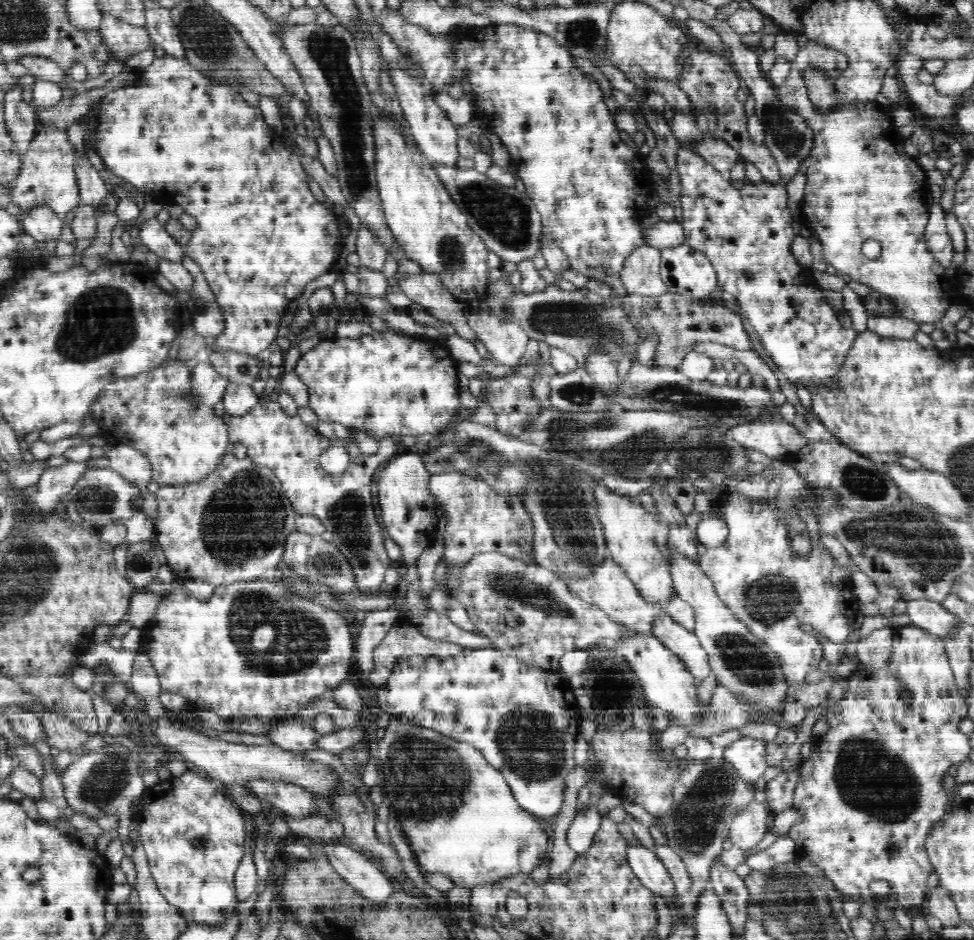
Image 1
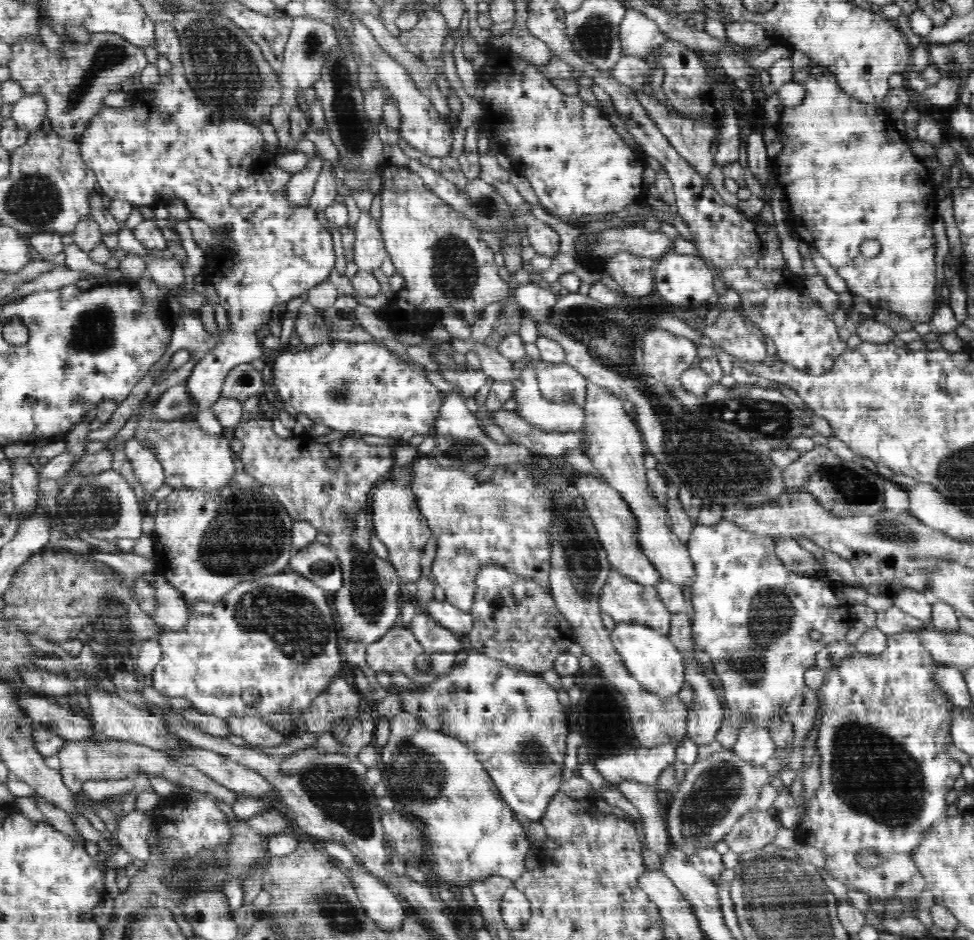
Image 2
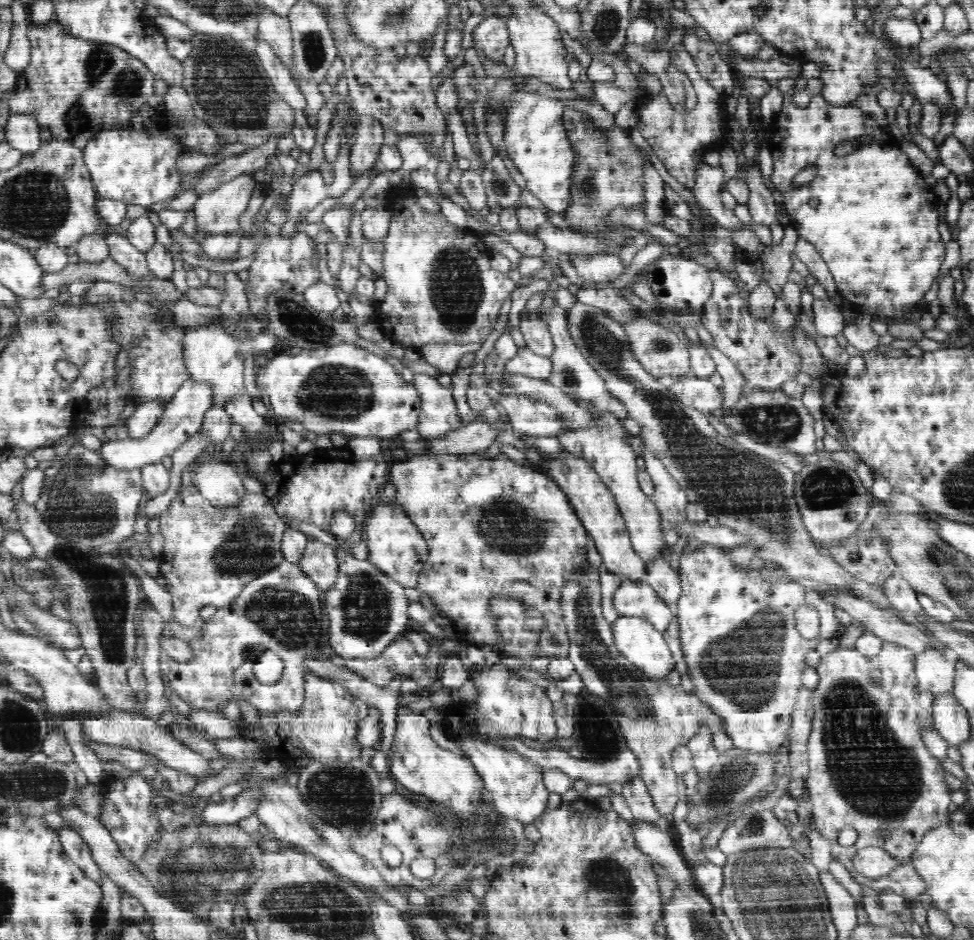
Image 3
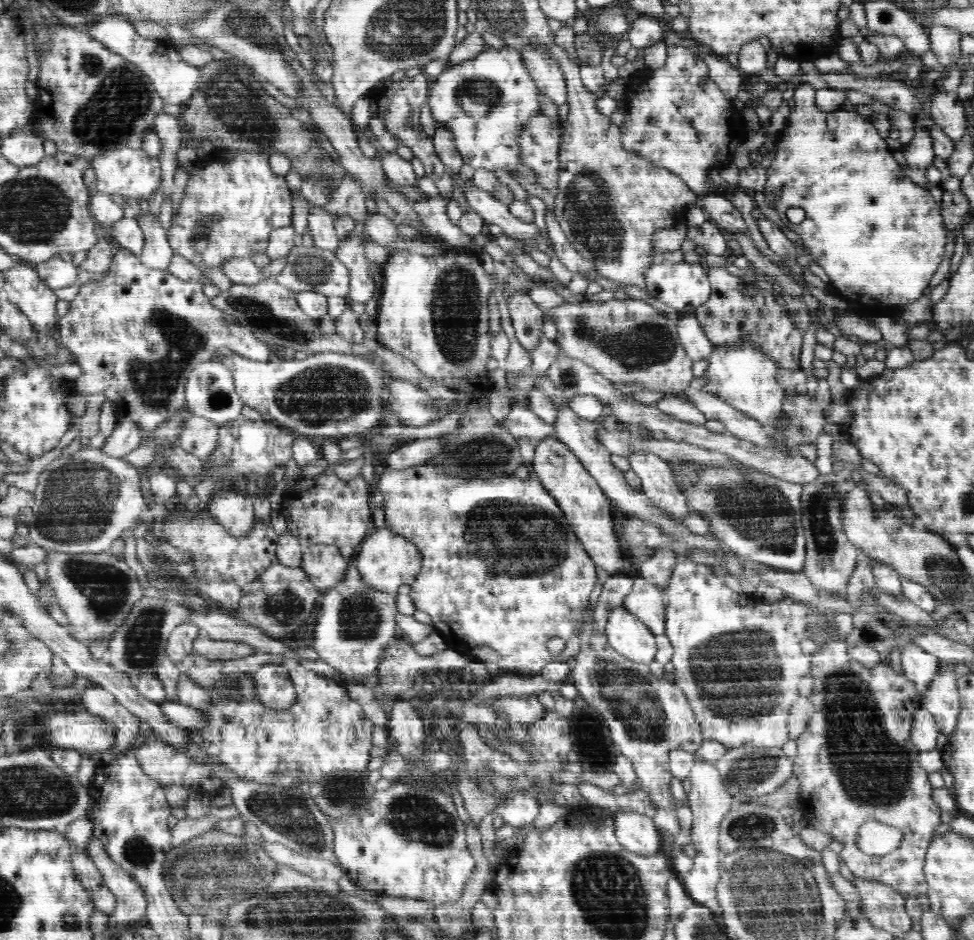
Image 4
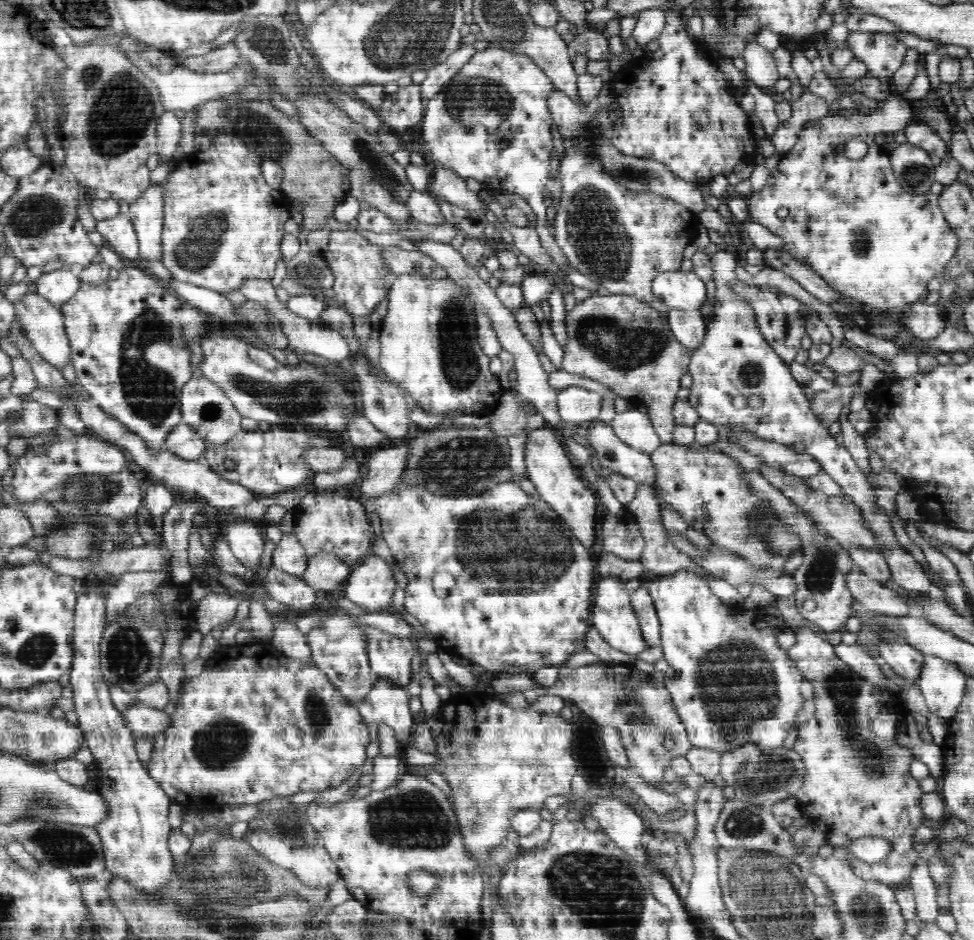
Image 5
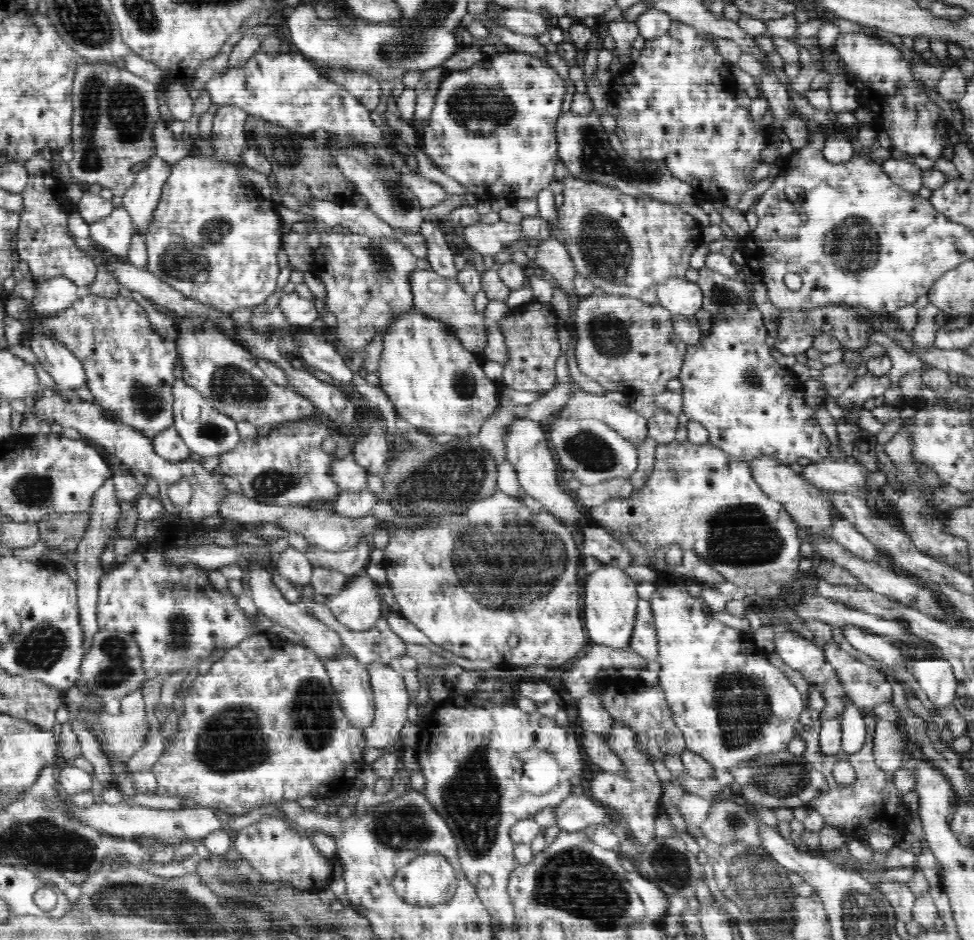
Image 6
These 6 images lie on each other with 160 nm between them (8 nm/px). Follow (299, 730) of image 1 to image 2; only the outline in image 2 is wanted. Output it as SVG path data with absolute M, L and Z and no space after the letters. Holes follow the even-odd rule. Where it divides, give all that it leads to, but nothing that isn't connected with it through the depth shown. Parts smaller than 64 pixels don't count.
M242 717L226 719L230 733L243 738L250 745L260 745L262 747L276 747L285 743L291 733L284 734L274 730L263 717Z

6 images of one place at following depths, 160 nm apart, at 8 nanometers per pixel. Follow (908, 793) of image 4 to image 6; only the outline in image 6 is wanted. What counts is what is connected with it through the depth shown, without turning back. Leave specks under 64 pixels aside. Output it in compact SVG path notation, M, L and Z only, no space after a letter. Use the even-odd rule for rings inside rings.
M785 632L782 634L775 634L774 636L774 652L780 656L782 661L790 668L800 671L802 677L806 679L809 685L812 685L821 692L825 700L825 709L820 713L819 722L821 720L828 720L828 718L838 718L842 716L844 709L844 702L846 702L845 692L834 673L832 665L826 662L824 650L819 648L814 641L811 640L809 635L800 635L797 632ZM872 709L862 710L866 725L866 743L862 749L855 754L844 751L834 755L822 753L819 740L819 725L805 728L802 739L806 742L806 751L803 756L814 766L818 772L824 775L829 784L829 789L825 793L816 795L814 800L810 800L807 807L818 811L822 815L823 822L827 826L837 828L842 834L855 838L867 838L873 832L892 832L898 834L898 838L904 836L906 832L906 822L908 814L901 803L902 793L894 786L894 772L884 772L880 770L874 760L874 729L876 728L877 717L873 716ZM839 760L848 760L856 773L855 782L849 785L841 785L836 782L832 775L832 765Z

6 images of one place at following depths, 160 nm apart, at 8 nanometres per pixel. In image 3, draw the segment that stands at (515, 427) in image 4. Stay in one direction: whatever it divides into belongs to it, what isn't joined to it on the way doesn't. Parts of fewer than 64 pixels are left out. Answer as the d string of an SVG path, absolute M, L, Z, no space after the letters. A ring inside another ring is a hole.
M592 403L588 404L588 412L591 425L579 430L564 431L556 436L557 439L562 441L564 449L590 463L600 475L602 482L614 493L631 538L631 545L642 560L647 563L656 562L658 559L665 560L663 550L667 544L662 529L662 518L652 497L640 490L636 478L636 473L639 471L636 467L638 456L630 445L632 435L626 431L617 414L604 413L602 409L596 409Z

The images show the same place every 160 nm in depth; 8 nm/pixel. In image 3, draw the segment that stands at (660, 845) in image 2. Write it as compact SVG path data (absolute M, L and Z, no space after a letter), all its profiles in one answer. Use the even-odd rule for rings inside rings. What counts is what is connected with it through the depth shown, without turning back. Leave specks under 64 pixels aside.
M639 776L632 777L622 784L620 793L624 796L636 821L640 820L667 827L668 822L662 818L661 814L658 814L648 792L648 787Z

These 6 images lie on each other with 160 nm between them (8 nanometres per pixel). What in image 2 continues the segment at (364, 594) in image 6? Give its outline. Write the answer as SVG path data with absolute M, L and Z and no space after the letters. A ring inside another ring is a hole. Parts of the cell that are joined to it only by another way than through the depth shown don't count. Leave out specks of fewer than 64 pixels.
M410 463L400 472L396 482L386 480L376 488L372 496L373 530L378 540L388 549L389 563L393 565L402 583L418 582L422 566L420 559L424 554L424 546L430 540L431 530L428 520L420 511L416 495L412 490L412 470Z

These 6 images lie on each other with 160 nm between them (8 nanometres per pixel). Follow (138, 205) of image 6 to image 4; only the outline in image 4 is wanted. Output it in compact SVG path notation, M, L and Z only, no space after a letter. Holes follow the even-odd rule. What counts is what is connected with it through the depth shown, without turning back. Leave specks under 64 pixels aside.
M149 211L137 218L137 221L145 237L145 244L138 255L142 264L149 269L167 270L175 253L169 245L158 214Z

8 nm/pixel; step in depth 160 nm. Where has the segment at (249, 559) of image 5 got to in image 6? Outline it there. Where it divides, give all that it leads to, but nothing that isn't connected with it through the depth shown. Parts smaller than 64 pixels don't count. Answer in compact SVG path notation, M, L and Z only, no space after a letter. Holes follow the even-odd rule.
M256 562L250 564L248 580L249 592L256 607L259 609L259 613L272 620L274 625L278 624L296 633L302 641L302 645L306 646L306 649L312 649L314 654L317 654L318 661L326 662L326 660L332 660L332 657L342 654L342 650L345 647L340 636L332 628L329 628L313 615L307 613L303 606L286 601L282 593L276 588L271 576L268 576L268 572L264 568L260 568Z

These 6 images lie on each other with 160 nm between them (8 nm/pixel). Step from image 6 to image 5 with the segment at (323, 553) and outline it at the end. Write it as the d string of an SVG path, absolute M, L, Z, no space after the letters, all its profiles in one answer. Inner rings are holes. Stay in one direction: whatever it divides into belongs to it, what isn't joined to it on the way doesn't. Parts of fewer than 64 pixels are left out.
M309 488L301 505L294 510L296 529L293 532L308 557L318 552L332 552L353 567L373 546L372 527L366 518L367 514L364 506L358 504L354 498L346 498L342 489L314 492Z

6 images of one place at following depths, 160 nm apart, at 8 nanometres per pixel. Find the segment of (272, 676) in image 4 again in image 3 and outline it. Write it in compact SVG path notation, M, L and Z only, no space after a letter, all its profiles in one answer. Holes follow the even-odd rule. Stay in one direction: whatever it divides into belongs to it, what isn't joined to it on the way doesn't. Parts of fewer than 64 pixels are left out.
M283 560L280 566L243 585L242 592L230 607L218 609L214 616L207 620L204 627L198 628L200 636L190 642L195 657L190 663L176 663L168 654L162 652L159 667L163 684L166 688L175 690L190 708L196 711L222 710L230 703L248 701L253 711L258 713L295 713L302 708L307 677L312 675L312 671L304 665L306 656L314 654L312 650L318 648L318 640L320 640L320 636L316 634L322 628L320 624L322 624L324 611L321 604L321 591L318 585L304 574L298 564ZM266 650L274 652L284 663L282 677L273 685L261 684L254 673L255 663Z

